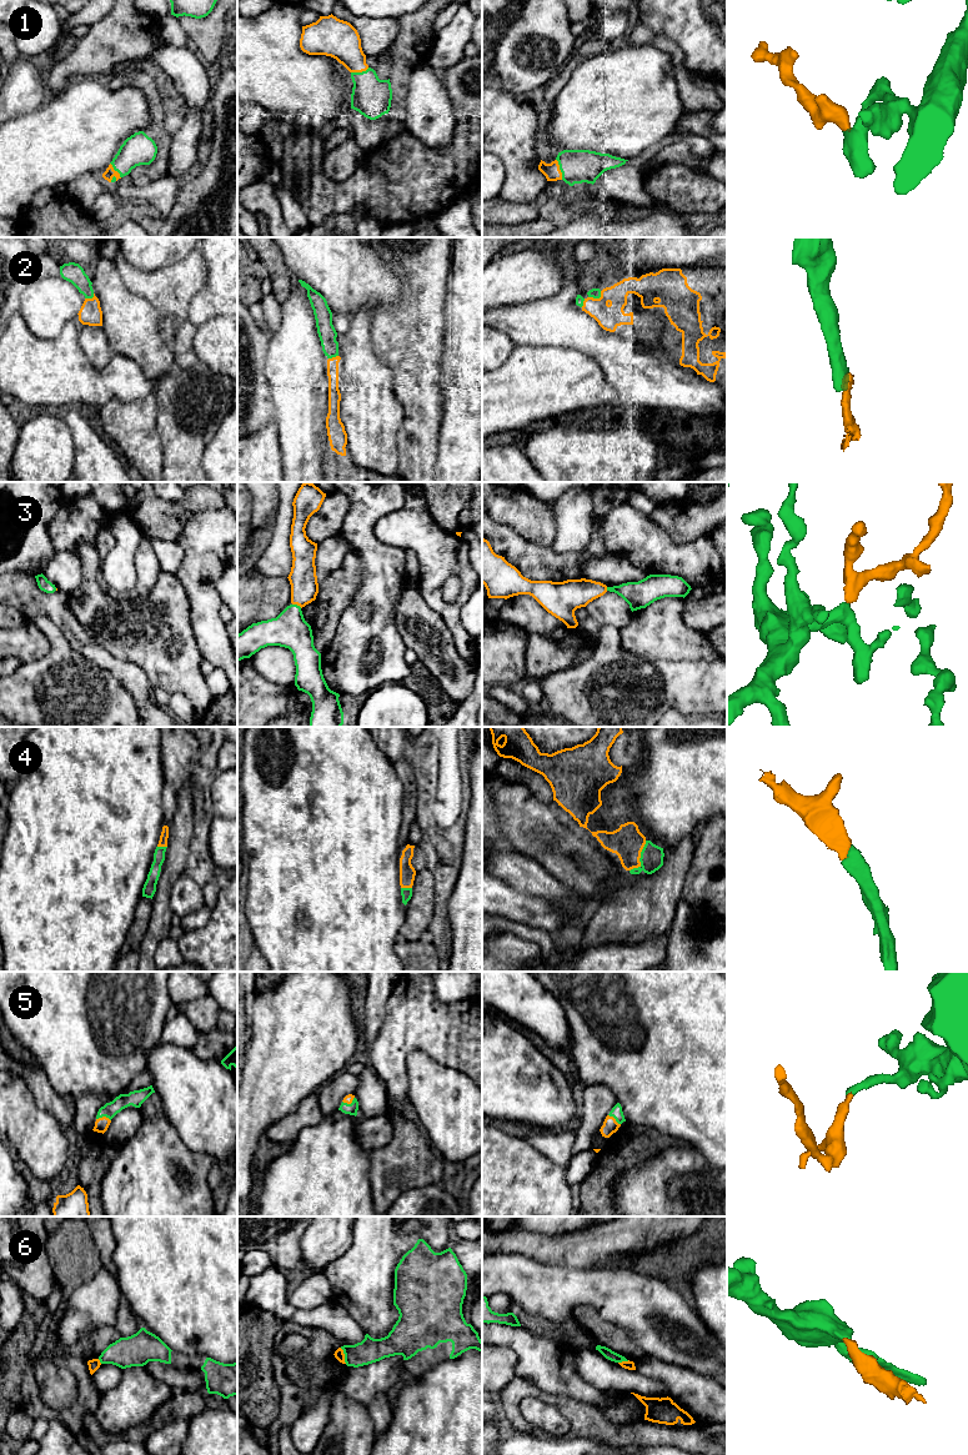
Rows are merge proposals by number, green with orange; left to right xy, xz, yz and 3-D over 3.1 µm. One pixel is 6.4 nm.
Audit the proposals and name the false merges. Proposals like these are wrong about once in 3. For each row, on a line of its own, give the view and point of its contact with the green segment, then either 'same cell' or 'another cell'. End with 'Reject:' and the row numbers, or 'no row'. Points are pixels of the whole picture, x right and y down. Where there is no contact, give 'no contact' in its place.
1: meets green in yz at (560, 169); same cell
2: meets green in yz at (596, 297); same cell
3: meets green in xz at (296, 605); same cell
4: meets green in yz at (640, 858); same cell
5: meets green in xy at (104, 1115); same cell
6: meets green in xz at (345, 1355); another cell
Reject: 6

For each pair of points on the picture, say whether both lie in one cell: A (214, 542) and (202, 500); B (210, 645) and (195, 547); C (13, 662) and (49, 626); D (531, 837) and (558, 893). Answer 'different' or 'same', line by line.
A: different
B: same
C: different
D: different

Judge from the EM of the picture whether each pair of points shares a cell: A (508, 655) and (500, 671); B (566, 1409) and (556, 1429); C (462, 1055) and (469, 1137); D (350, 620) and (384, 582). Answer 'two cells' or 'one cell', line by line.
A: one cell
B: two cells
C: two cells
D: one cell

